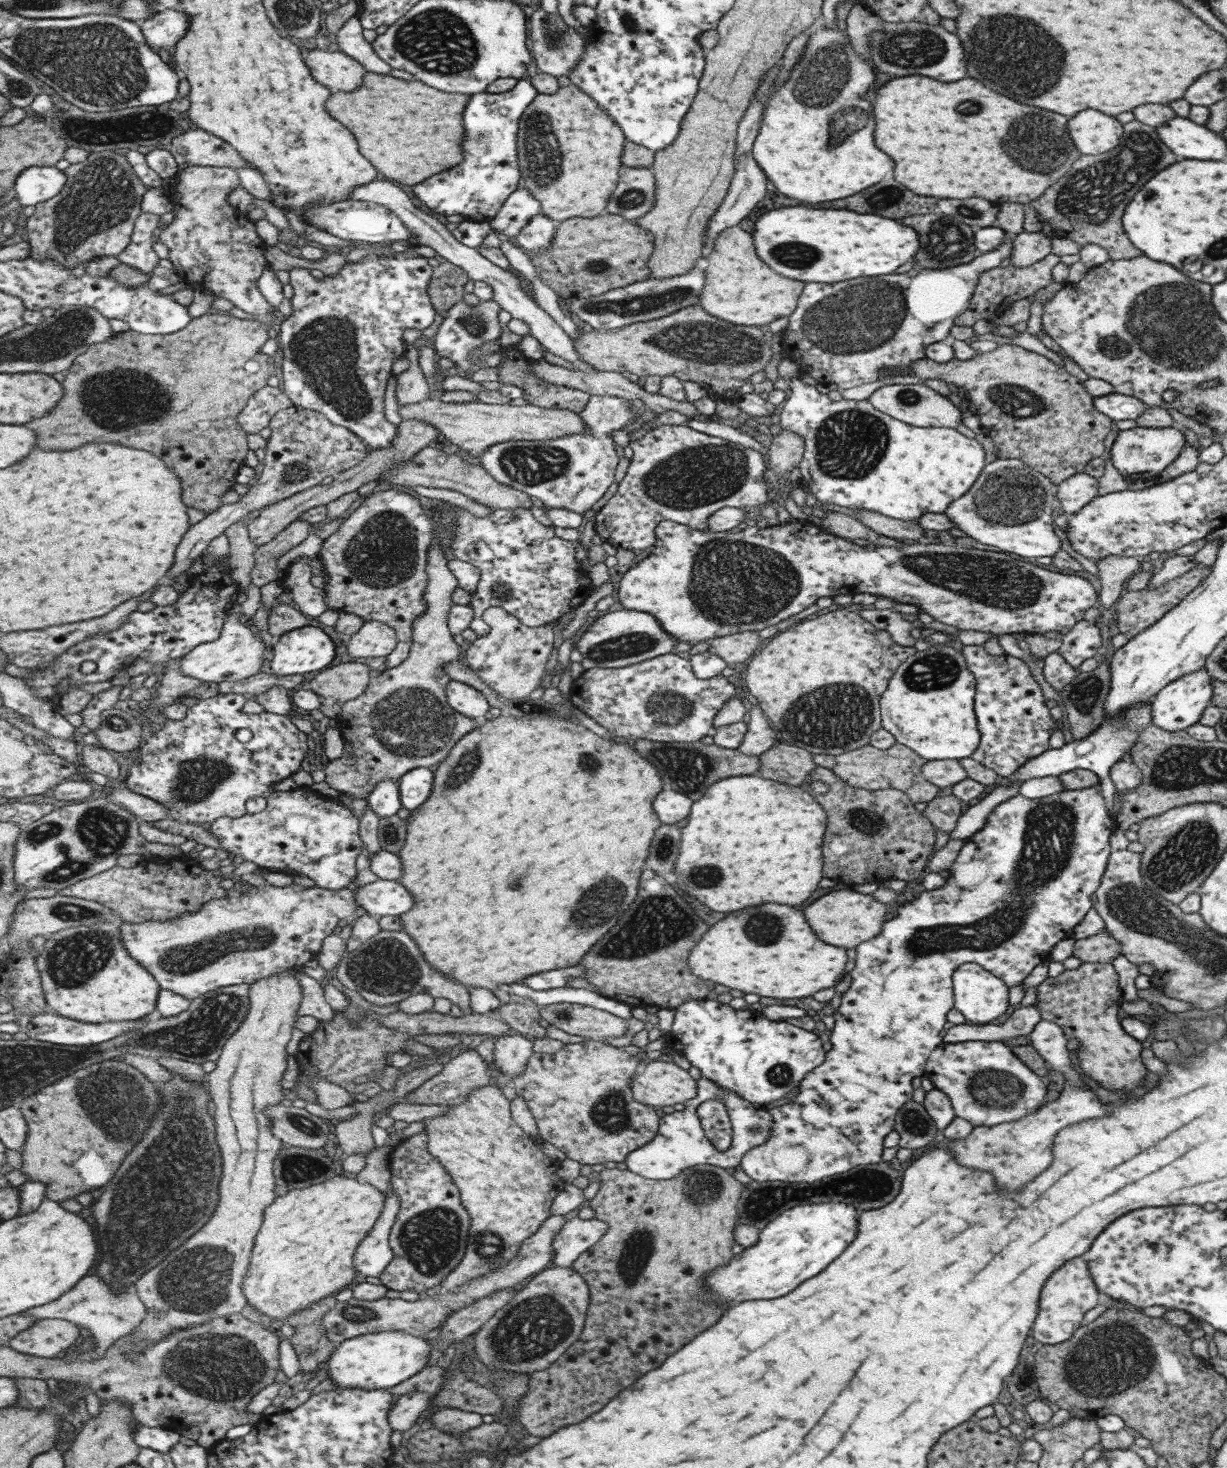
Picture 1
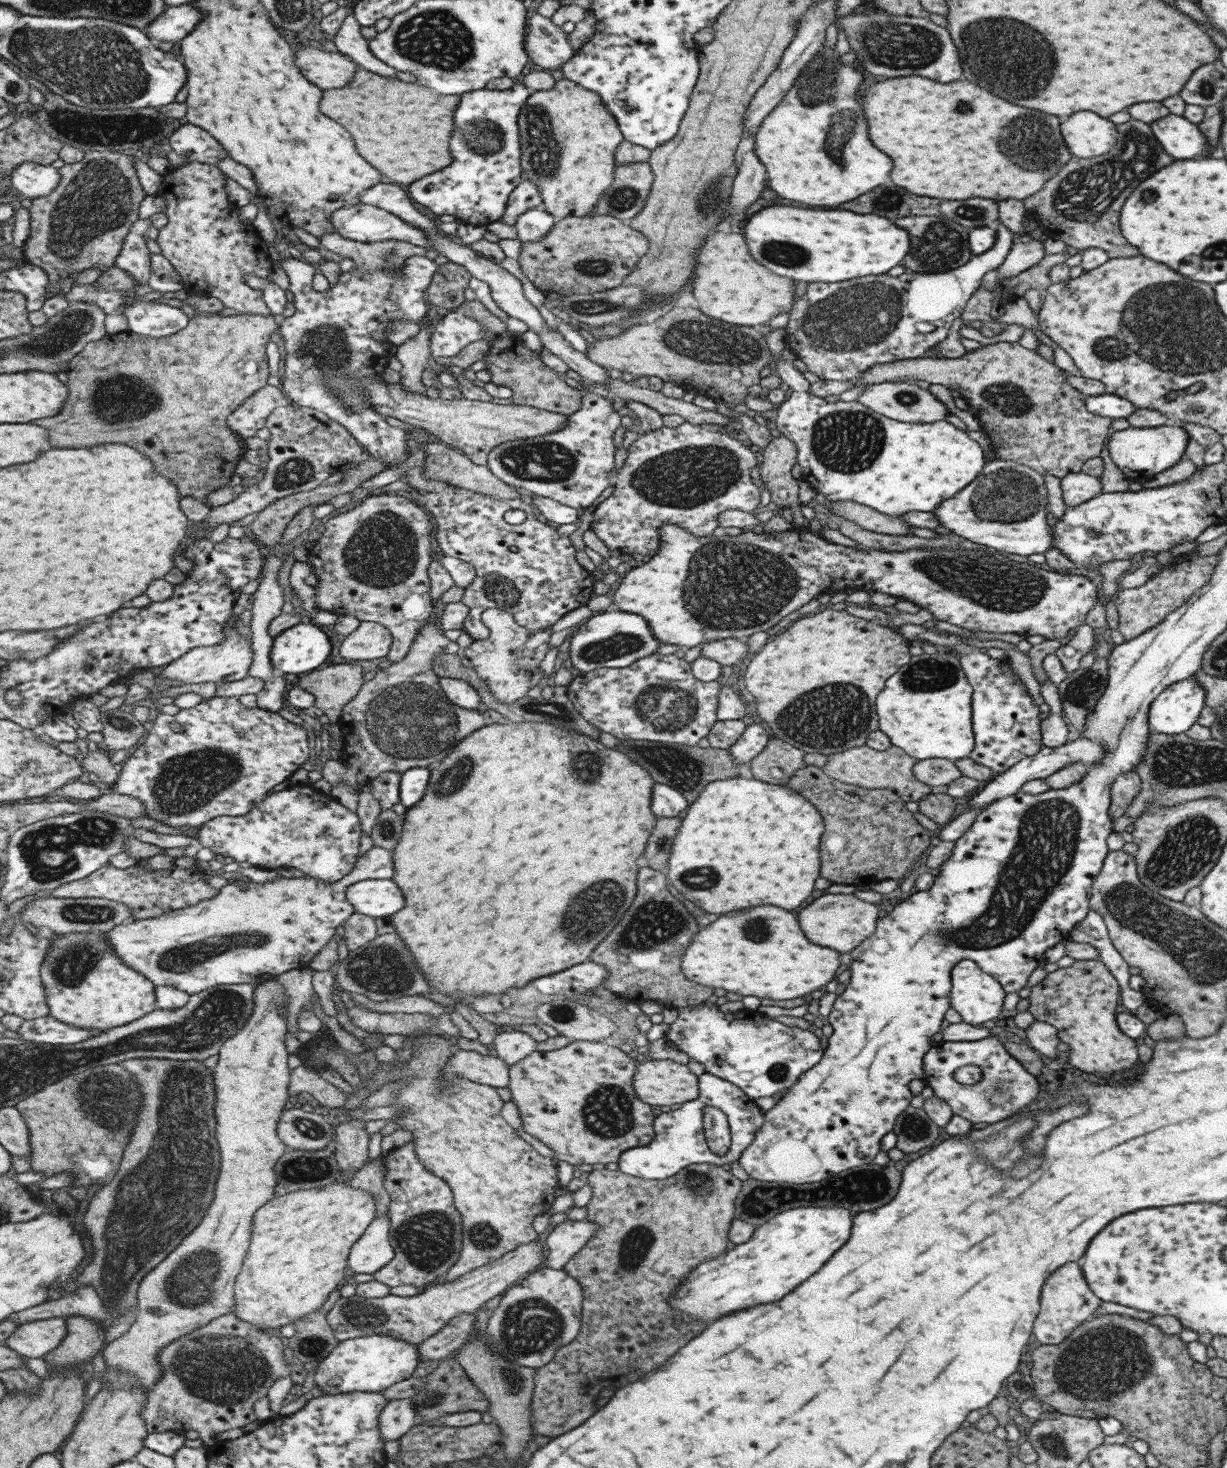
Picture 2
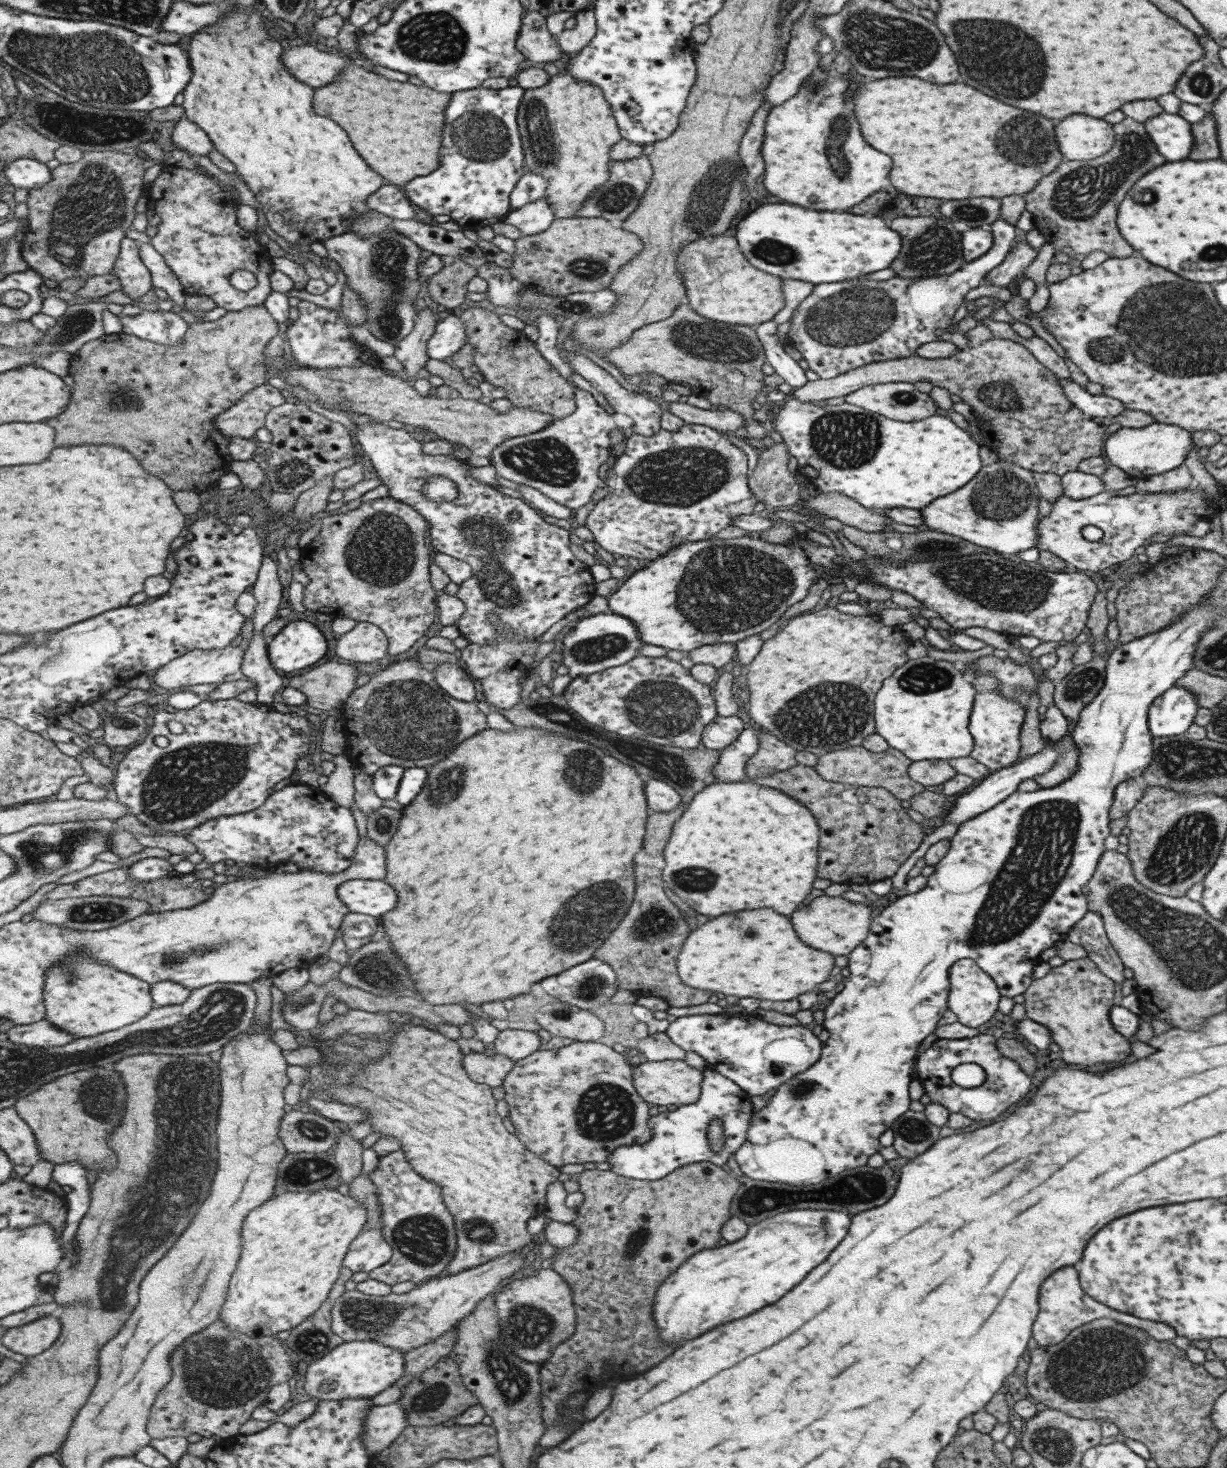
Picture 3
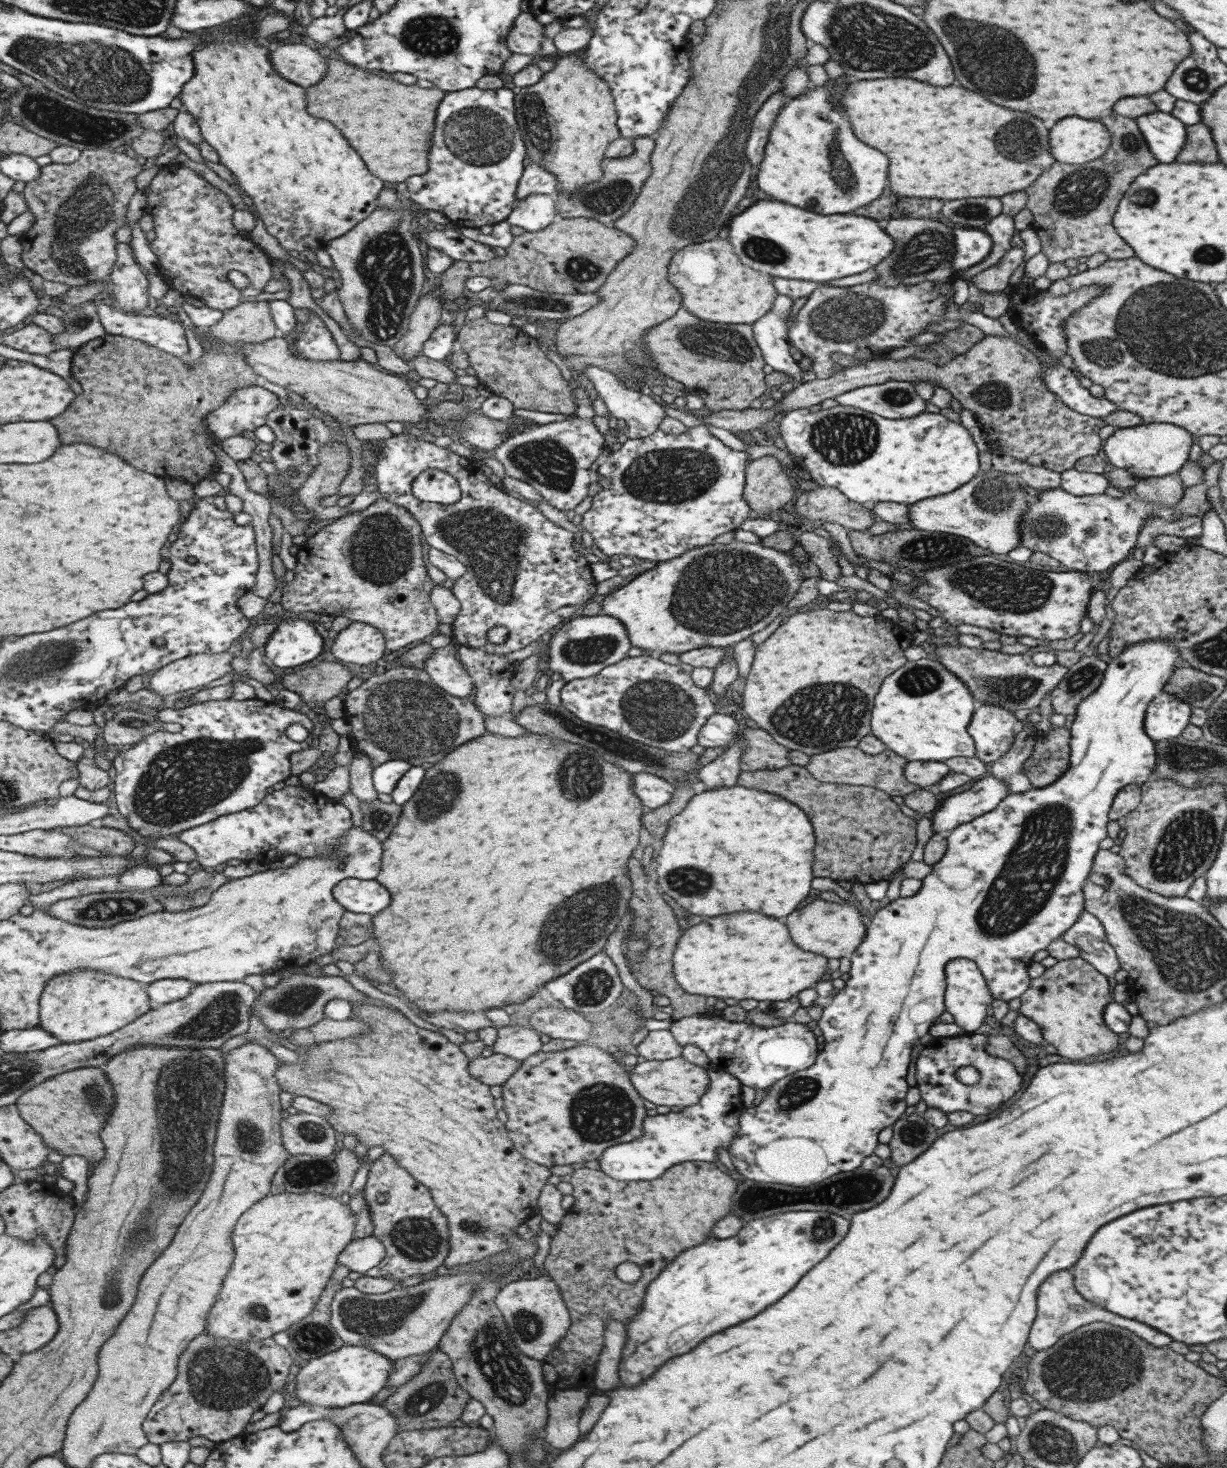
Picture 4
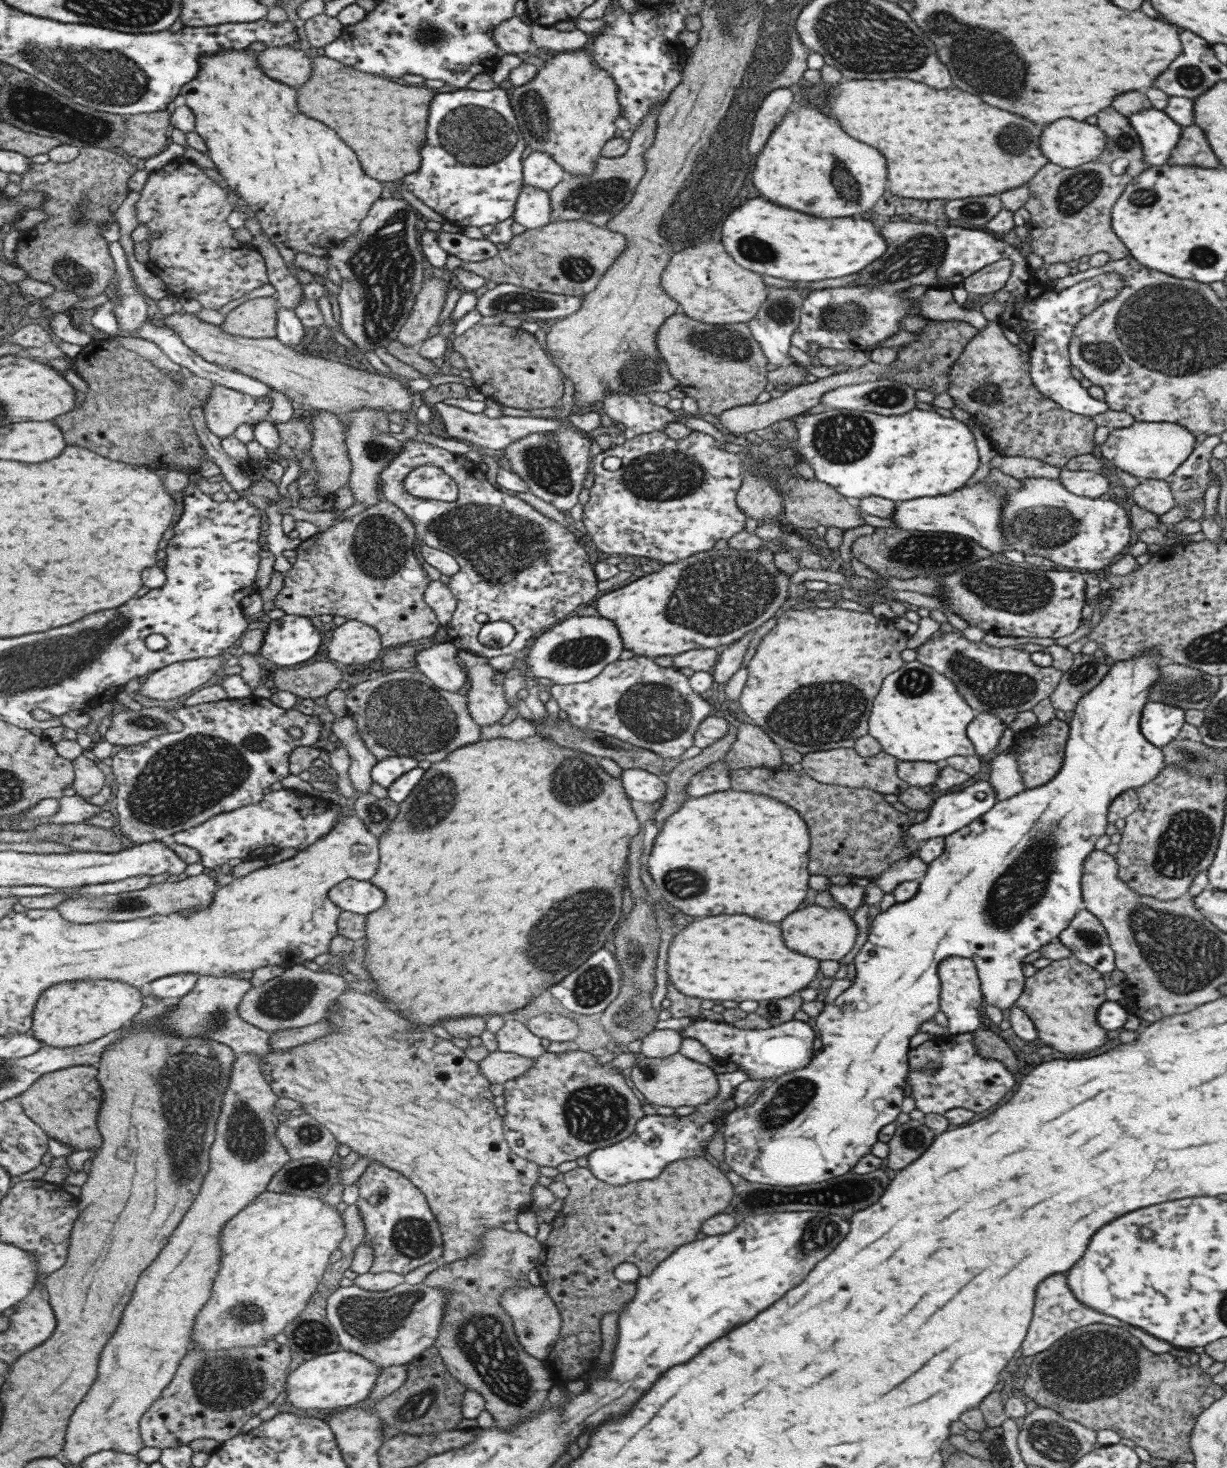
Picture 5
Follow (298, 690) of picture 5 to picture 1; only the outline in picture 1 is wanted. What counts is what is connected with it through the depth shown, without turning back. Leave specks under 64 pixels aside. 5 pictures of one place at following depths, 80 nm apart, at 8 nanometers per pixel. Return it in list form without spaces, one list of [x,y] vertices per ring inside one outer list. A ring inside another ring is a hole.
[[[359,662],[340,663],[317,673],[305,682],[305,688],[323,699],[320,711],[328,718],[342,715],[346,702],[361,697],[370,686],[371,668]]]

